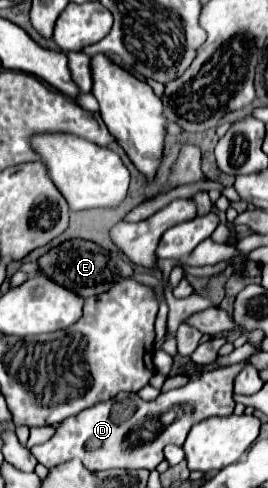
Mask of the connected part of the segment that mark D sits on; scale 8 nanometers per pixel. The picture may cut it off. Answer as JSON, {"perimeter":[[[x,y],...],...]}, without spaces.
{"perimeter":[[[244,362],[222,370],[206,372],[200,380],[190,380],[182,388],[162,392],[156,400],[150,402],[142,400],[136,392],[120,392],[114,398],[96,402],[88,410],[60,422],[54,436],[44,444],[32,446],[30,452],[46,468],[54,468],[72,458],[80,458],[82,464],[92,472],[112,468],[154,470],[164,460],[164,446],[182,446],[190,428],[196,422],[210,416],[232,414],[232,382],[234,376],[242,370],[242,366]]]}

